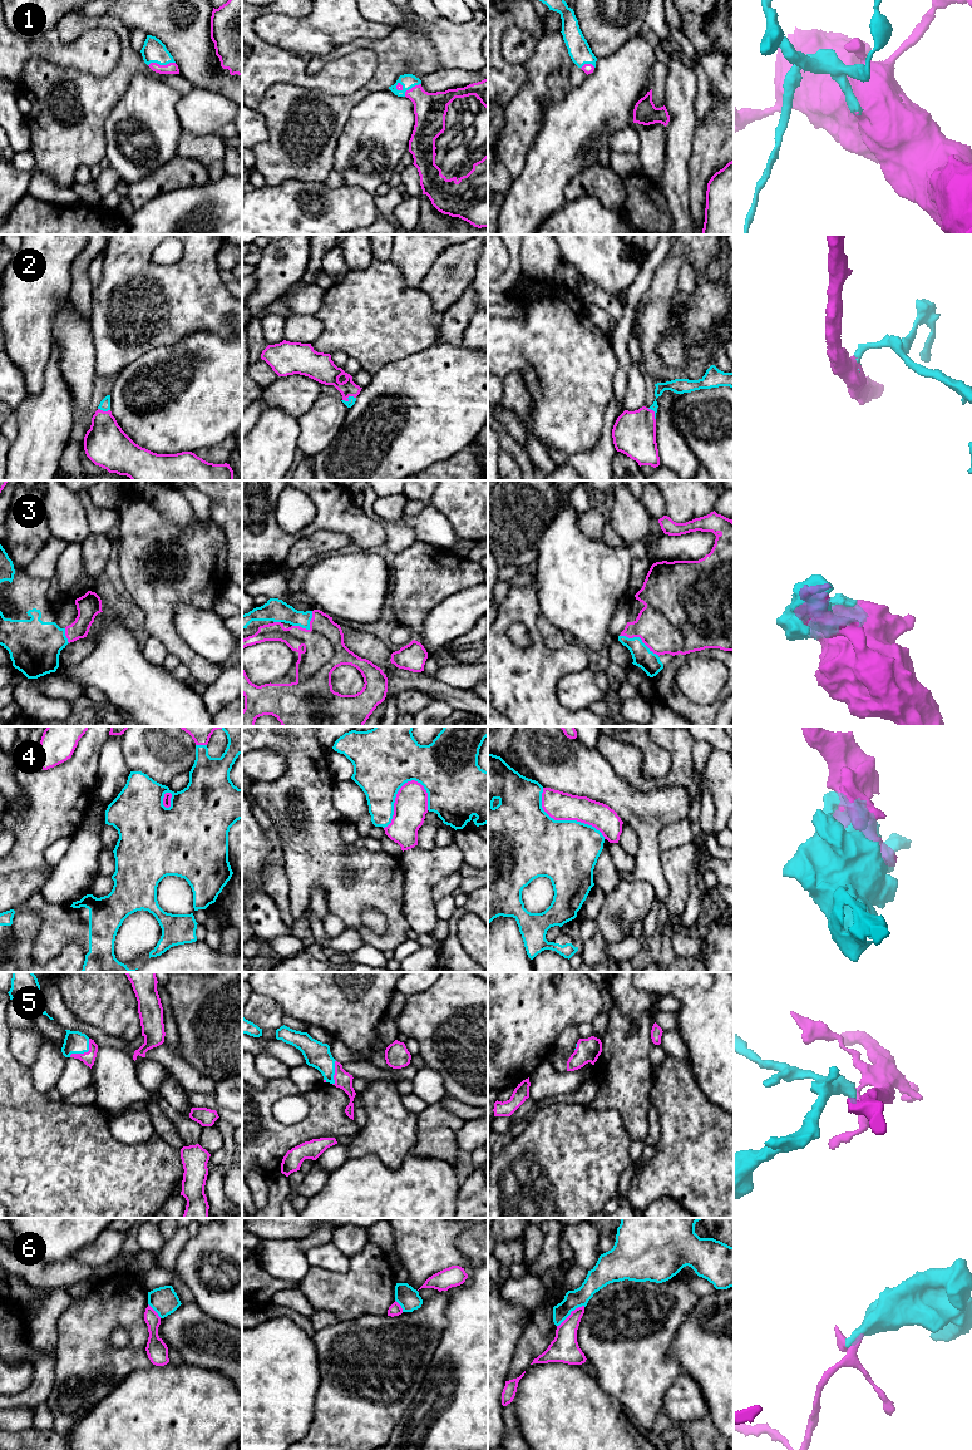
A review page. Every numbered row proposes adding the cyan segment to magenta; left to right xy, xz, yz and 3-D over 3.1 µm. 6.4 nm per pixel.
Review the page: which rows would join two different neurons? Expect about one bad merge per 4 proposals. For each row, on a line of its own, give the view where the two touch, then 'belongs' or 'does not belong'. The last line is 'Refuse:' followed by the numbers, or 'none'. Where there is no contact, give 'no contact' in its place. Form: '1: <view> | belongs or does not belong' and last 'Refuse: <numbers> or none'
1: xy | belongs
2: xz | belongs
3: yz | belongs
4: xz | belongs
5: xy | belongs
6: yz | does not belong
Refuse: 6

